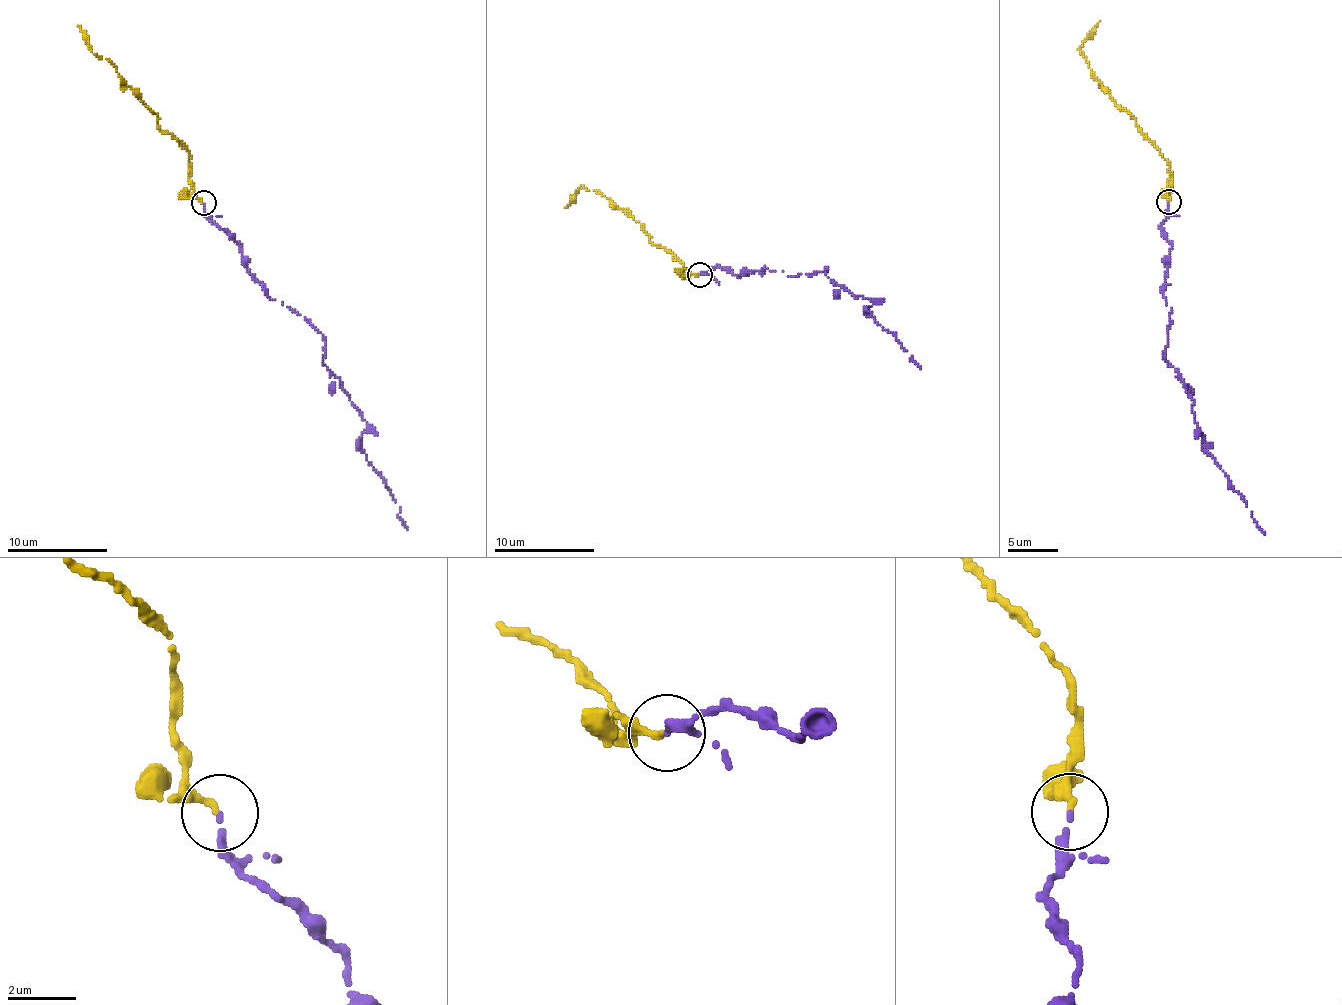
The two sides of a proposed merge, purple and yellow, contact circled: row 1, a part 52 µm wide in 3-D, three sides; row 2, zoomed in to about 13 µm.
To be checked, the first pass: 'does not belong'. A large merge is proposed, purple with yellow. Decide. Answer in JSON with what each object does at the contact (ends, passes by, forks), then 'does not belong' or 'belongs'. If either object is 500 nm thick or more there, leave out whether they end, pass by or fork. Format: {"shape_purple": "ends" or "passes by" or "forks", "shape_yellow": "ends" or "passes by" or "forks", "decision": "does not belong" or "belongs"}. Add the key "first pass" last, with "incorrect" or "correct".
{"shape_purple": "ends", "shape_yellow": "ends", "decision": "belongs", "first pass": "incorrect"}

